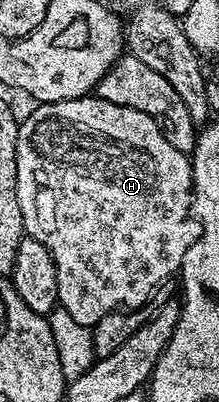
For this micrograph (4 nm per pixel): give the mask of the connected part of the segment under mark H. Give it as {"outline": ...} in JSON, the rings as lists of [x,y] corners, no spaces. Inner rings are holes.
{"outline":[[[88,96],[86,98],[74,98],[73,100],[61,100],[60,102],[44,102],[34,107],[36,110],[26,119],[25,117],[19,123],[19,139],[17,140],[17,204],[21,204],[21,220],[26,237],[33,240],[41,240],[41,244],[45,244],[45,248],[49,248],[49,252],[53,256],[53,264],[57,268],[57,292],[59,293],[59,306],[67,310],[73,316],[73,320],[77,320],[77,324],[85,324],[86,326],[96,326],[101,320],[101,316],[112,312],[127,311],[135,312],[140,308],[139,305],[166,280],[170,274],[178,275],[180,273],[183,261],[185,260],[185,252],[195,242],[197,234],[187,223],[187,217],[192,217],[191,208],[191,160],[190,157],[181,152],[177,152],[177,148],[173,148],[173,144],[169,144],[169,140],[165,140],[165,136],[161,132],[161,128],[157,128],[157,124],[149,116],[145,116],[145,112],[137,112],[137,108],[129,108],[121,104],[109,104],[109,100],[101,100],[97,96]]]}

